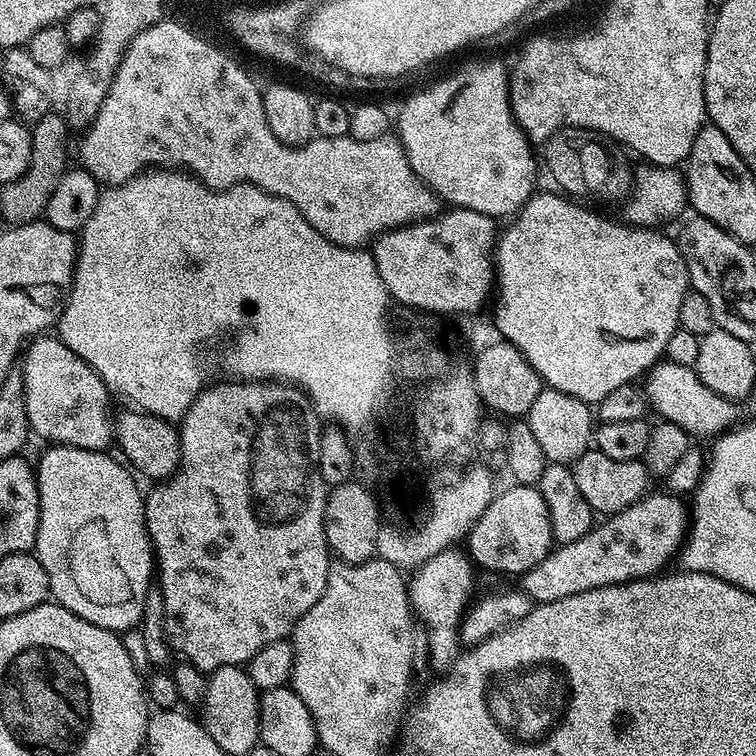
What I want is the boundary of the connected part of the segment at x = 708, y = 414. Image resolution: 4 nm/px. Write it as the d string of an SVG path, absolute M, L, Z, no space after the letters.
M667 359L657 362L653 368L648 369L642 391L651 411L653 408L660 420L669 420L682 426L682 430L686 430L692 438L696 436L715 438L737 427L741 419L739 418L741 405L737 401L727 400L716 394L714 390L710 390L710 387L702 382L695 368L678 366Z

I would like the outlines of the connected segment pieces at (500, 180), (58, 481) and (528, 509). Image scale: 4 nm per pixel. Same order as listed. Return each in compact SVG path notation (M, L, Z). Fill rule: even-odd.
M496 60L468 68L465 72L456 72L414 93L401 106L400 117L397 120L395 117L394 128L406 150L406 158L410 158L414 174L418 174L418 178L422 178L443 203L444 200L448 203L445 205L478 210L478 214L493 218L508 218L519 212L520 207L534 195L538 160L532 157L533 145L528 135L512 116L508 73L509 69L503 68Z
M65 444L45 448L48 449L41 454L40 465L37 463L34 468L36 485L40 491L40 521L34 554L42 562L42 570L46 570L46 578L50 578L51 599L61 604L66 610L86 618L86 622L94 622L94 626L102 626L114 633L123 634L141 623L139 620L144 616L144 599L148 596L148 587L151 584L153 587L154 584L154 549L152 541L148 539L148 527L144 521L145 497L142 492L140 496L140 488L136 485L137 477L119 459L116 461L114 457L108 456L112 454L107 451L95 452L85 448L71 448Z
M515 482L509 485L509 488L504 488L501 492L499 489L493 495L490 506L482 510L482 518L478 518L468 531L466 552L477 569L523 574L537 566L554 548L550 510L546 510L546 501L542 498L539 487Z

